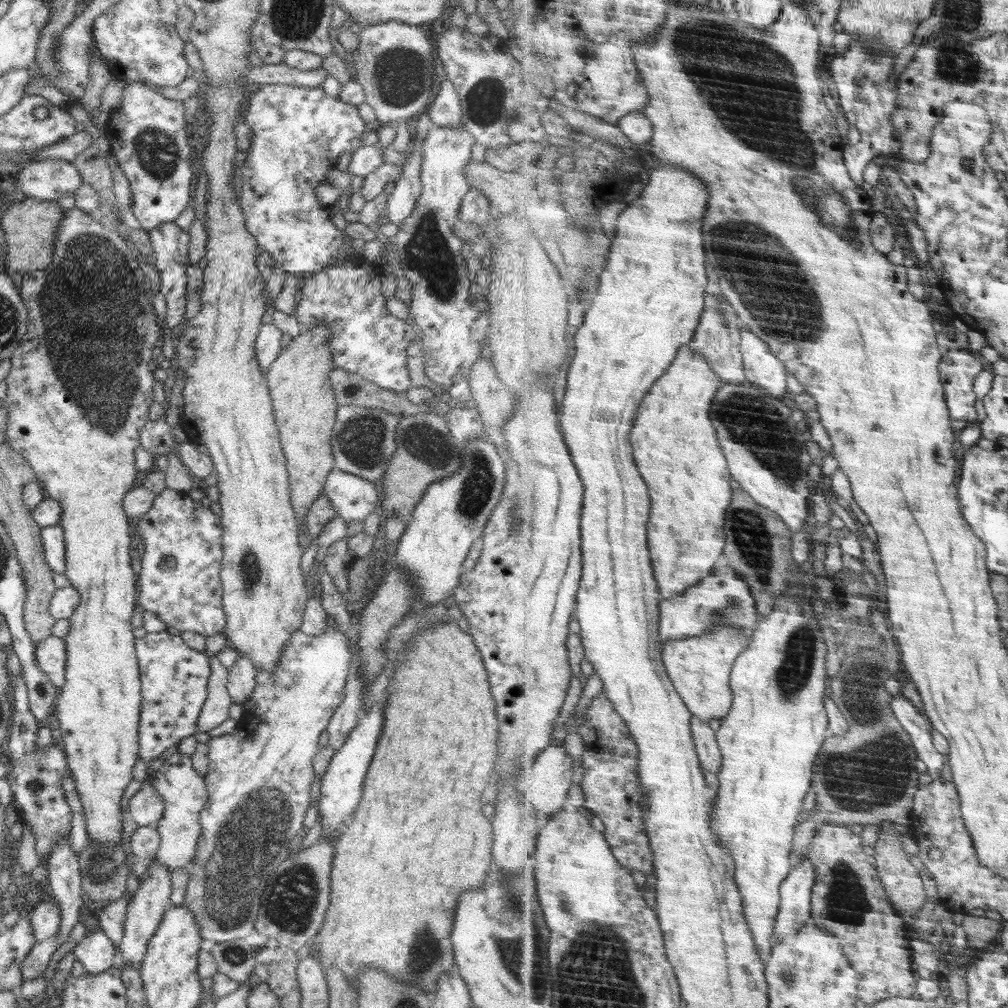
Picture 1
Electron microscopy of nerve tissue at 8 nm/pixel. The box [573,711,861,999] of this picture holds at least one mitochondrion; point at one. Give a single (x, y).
(783, 974)

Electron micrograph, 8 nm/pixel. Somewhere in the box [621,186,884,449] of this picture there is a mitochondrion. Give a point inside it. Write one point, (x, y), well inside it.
(781, 302)

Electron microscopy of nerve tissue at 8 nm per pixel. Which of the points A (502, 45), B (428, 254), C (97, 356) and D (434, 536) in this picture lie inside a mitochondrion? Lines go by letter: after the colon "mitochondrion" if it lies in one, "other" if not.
A: other
B: mitochondrion
C: mitochondrion
D: other

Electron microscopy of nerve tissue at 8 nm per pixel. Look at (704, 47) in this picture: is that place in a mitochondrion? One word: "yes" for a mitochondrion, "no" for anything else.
yes

